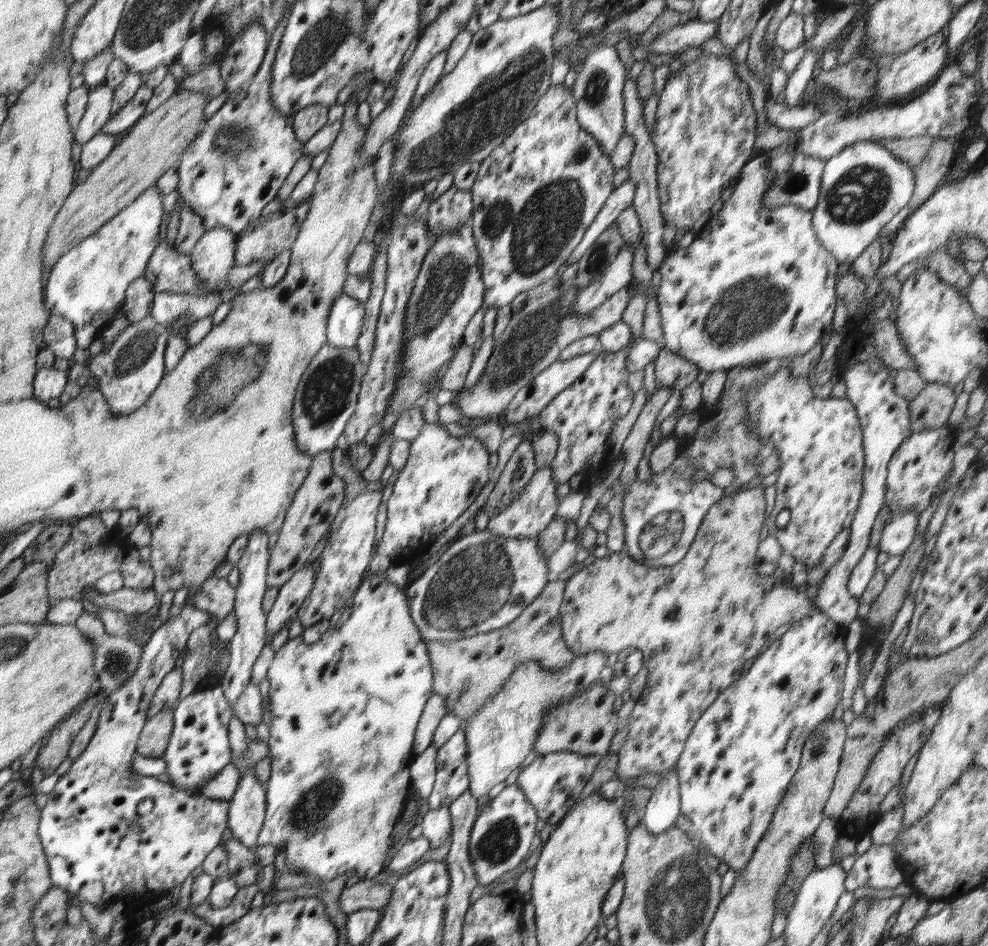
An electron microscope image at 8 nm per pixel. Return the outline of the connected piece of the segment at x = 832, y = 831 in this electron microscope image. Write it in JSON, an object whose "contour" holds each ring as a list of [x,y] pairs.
{"contour":[[[823,817],[813,838],[813,859],[818,869],[832,865],[834,842],[839,835],[838,820],[832,817]]]}

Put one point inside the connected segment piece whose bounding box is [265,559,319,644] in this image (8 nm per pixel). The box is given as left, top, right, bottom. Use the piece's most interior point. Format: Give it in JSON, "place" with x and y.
{"place":[291,595]}

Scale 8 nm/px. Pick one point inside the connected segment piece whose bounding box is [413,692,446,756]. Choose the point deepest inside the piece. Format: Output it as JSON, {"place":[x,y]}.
{"place":[434,710]}

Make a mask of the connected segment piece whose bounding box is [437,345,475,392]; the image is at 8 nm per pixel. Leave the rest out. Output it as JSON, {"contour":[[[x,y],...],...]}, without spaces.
{"contour":[[[466,345],[460,346],[454,357],[452,357],[452,360],[441,371],[437,385],[438,388],[453,392],[461,390],[474,356],[472,347]]]}

